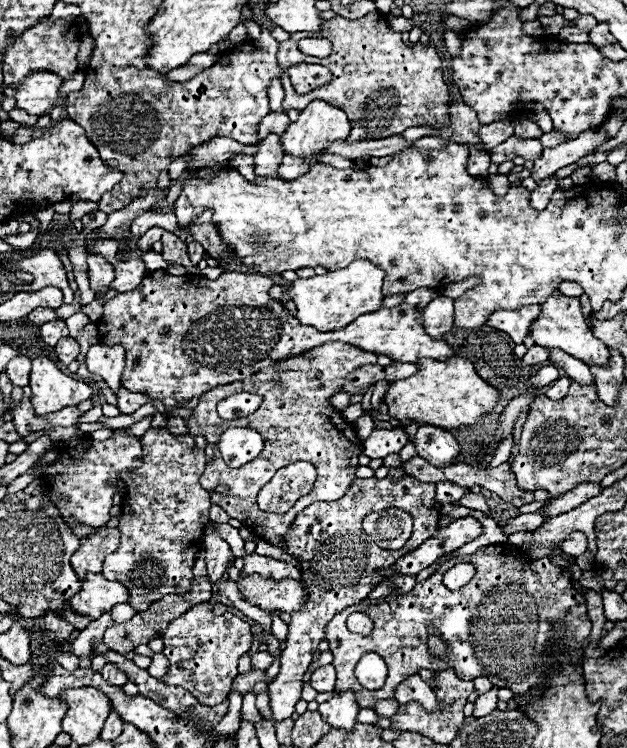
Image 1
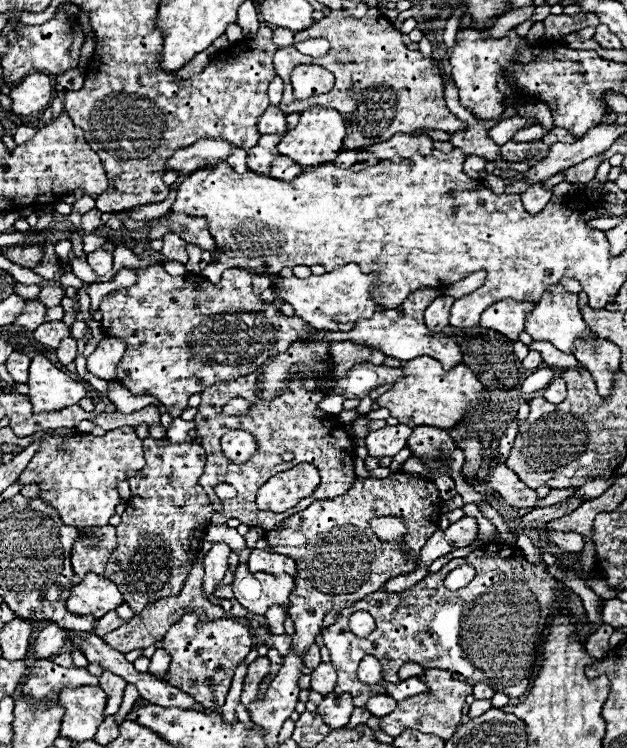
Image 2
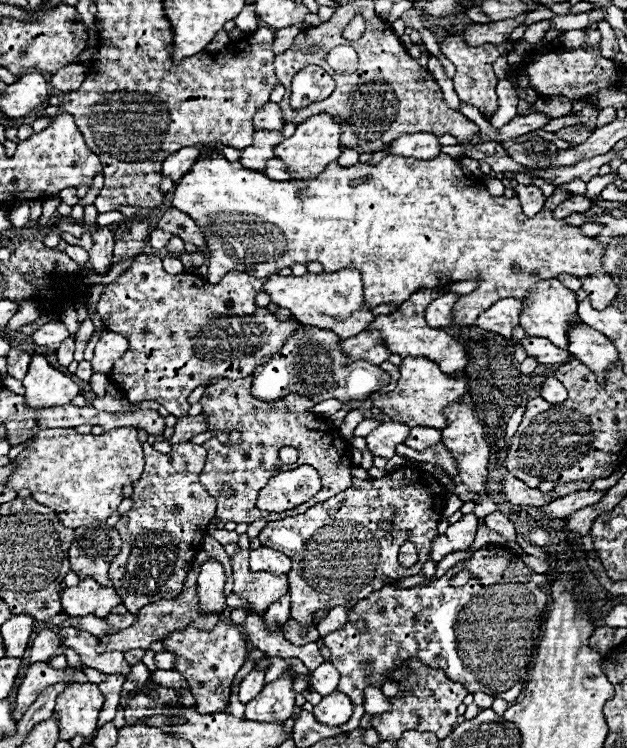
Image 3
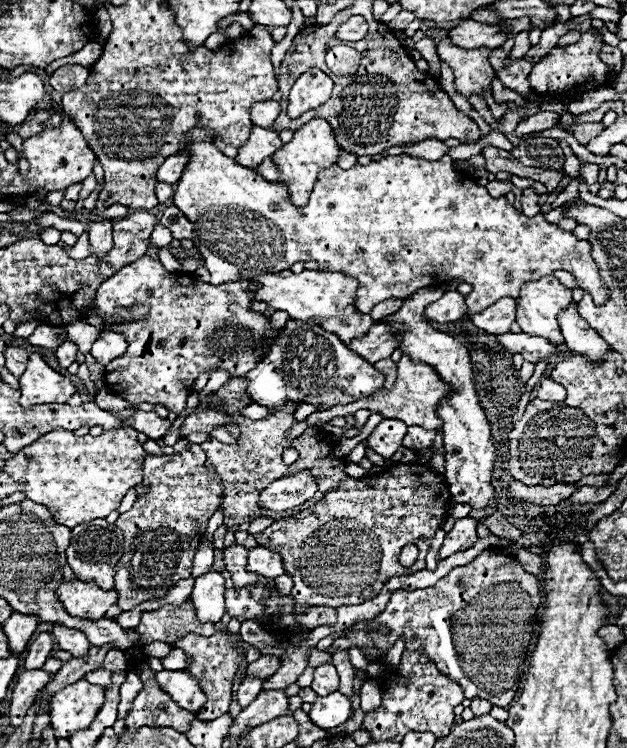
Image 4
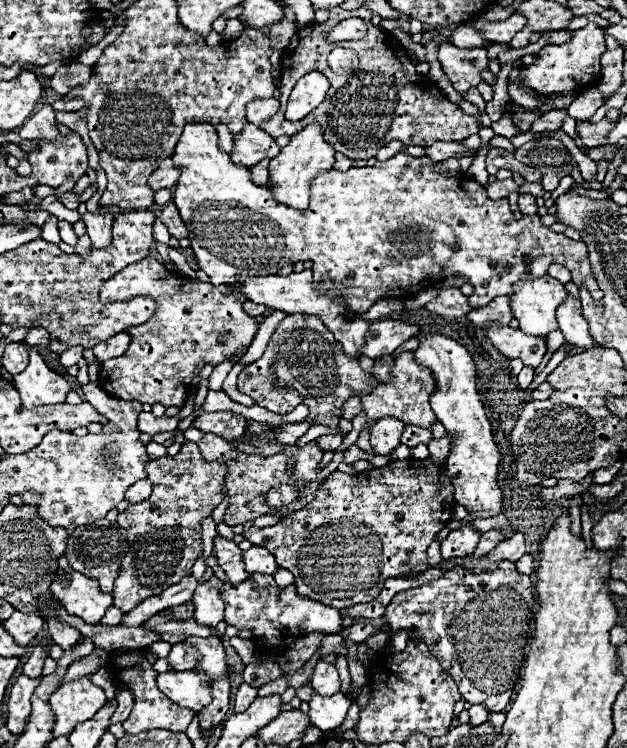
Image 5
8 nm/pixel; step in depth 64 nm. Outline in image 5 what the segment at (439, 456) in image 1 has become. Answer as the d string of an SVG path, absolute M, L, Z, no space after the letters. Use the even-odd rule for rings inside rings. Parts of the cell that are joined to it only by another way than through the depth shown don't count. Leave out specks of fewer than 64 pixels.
M406 426L404 428L404 436L402 436L402 444L414 448L418 444L428 444L432 440L432 430L420 428L420 426Z

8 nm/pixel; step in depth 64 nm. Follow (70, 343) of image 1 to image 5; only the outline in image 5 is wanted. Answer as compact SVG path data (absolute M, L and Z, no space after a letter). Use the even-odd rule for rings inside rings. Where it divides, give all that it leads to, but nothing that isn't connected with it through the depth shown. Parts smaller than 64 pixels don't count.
M72 346L72 348L64 350L64 352L60 352L60 354L58 354L60 364L62 364L62 366L66 366L66 368L70 368L70 366L78 364L78 360L82 358L82 352L84 352L84 348L82 348L82 346Z

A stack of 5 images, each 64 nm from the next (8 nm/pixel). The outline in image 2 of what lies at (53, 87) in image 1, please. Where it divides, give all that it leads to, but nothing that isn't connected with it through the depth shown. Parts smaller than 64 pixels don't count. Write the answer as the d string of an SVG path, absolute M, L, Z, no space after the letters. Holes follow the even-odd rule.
M40 72L28 74L22 80L22 84L12 88L10 98L12 98L14 114L22 114L22 116L38 114L44 108L48 108L54 100L52 78L48 74L40 74Z

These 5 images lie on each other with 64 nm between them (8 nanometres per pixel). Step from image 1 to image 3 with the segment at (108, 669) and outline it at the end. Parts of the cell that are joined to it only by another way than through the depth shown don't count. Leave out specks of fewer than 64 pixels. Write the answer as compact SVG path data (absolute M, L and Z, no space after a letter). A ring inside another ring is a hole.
M108 676L104 682L100 682L100 690L102 694L106 696L106 702L104 702L104 708L100 710L100 724L106 724L108 720L114 720L114 714L120 706L120 692L122 692L122 686L124 686L124 676Z

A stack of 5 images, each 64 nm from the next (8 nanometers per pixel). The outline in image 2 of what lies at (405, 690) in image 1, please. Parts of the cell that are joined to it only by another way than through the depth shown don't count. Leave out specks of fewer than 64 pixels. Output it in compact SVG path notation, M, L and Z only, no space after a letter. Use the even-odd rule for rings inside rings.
M408 678L400 684L384 684L386 690L388 690L388 696L392 696L394 700L406 700L410 696L416 696L416 694L426 694L428 692L428 686L420 680L420 678Z

